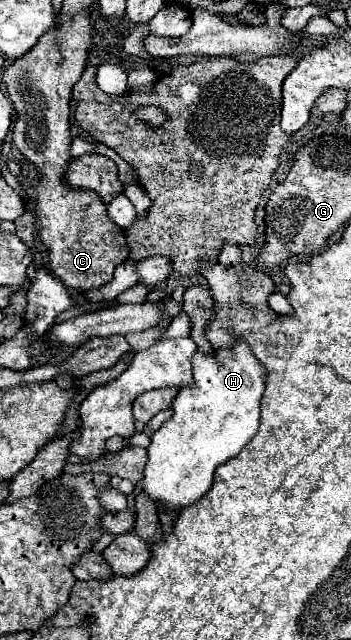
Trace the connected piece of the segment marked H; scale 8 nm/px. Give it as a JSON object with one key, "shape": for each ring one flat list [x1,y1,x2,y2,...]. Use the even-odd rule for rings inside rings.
{"shape":[[235,341,231,349,213,349,207,355,197,351,193,355,193,379,195,385,181,389,173,399,173,417,151,435,151,445,147,447,149,461,143,469,143,479,139,483,141,491,157,507,163,507,167,511,179,511,201,499,211,489,215,469,235,457,247,445,247,441,255,437,259,429,259,403,265,389,265,369,253,357,245,341]]}

